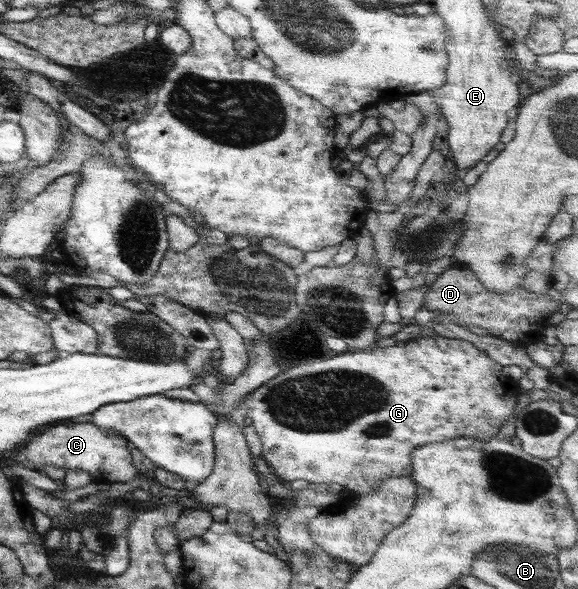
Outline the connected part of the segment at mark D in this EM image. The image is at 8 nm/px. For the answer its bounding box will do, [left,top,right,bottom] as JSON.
[425,266,559,347]

